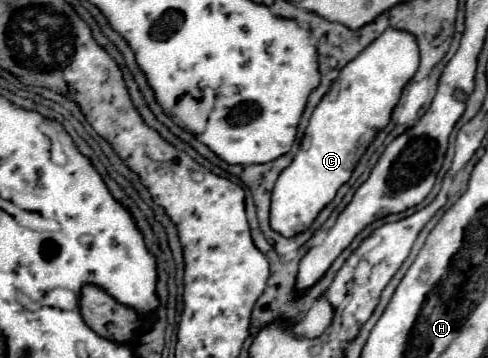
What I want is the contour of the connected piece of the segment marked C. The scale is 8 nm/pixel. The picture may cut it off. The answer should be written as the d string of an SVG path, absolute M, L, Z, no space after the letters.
M388 28L342 68L338 80L334 80L330 92L326 92L310 118L302 152L296 154L292 164L284 168L276 180L270 210L270 226L274 232L290 238L310 228L318 212L336 196L338 188L350 180L354 166L376 132L388 124L402 88L416 74L418 54L418 42L410 32Z

